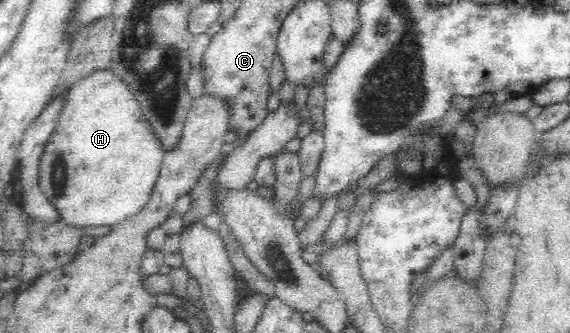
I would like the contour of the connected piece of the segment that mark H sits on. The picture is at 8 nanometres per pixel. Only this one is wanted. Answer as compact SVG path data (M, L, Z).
M111 67L95 69L74 83L62 99L55 129L49 138L40 162L40 188L61 210L65 222L81 229L86 226L113 226L137 213L149 197L166 153L156 129L141 110L137 94L133 93L128 82L117 77Z

